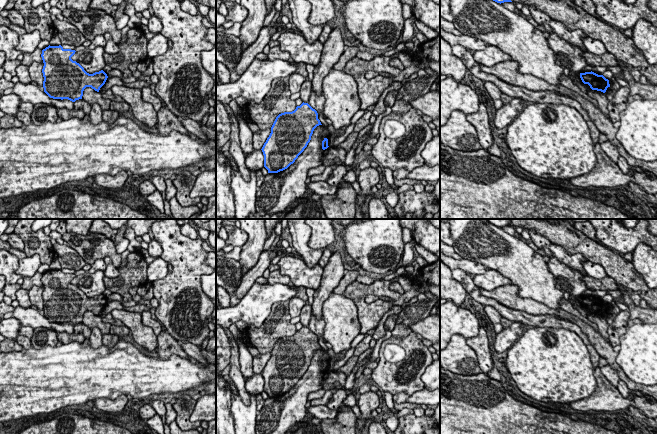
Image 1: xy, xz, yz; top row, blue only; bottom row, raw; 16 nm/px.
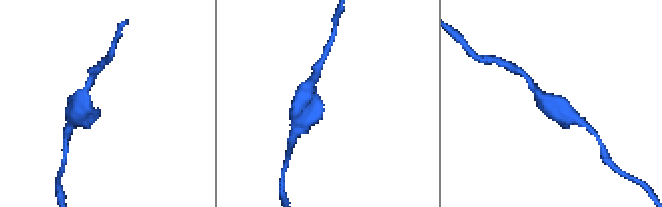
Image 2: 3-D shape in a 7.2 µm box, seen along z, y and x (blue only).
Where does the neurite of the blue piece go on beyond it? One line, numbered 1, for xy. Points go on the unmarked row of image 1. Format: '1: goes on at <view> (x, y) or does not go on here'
1: does not go on here

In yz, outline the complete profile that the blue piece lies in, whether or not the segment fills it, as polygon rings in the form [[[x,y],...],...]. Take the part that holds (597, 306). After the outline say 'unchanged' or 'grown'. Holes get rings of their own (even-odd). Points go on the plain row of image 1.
[[[594,296],[580,297],[580,302],[584,308],[588,308],[592,314],[606,316],[607,312],[610,311],[609,304],[603,299],[598,299]]]; unchanged

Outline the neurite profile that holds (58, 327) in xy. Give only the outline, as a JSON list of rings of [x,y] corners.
[[[51,322],[51,326],[56,331],[56,333],[67,332],[67,333],[74,333],[74,327],[68,323],[53,323]]]

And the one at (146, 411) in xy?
[[[143,403],[139,410],[140,418],[142,420],[148,420],[148,419],[152,418],[154,415],[156,415],[156,411],[153,409],[151,404]]]

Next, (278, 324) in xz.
[[[290,300],[274,303],[269,316],[260,327],[249,325],[245,330],[251,344],[261,354],[271,352],[279,338],[296,333],[296,326],[291,323],[289,302]]]

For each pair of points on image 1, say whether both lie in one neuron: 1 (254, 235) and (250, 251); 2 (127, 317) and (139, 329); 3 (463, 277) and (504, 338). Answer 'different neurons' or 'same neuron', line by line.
1: same neuron
2: same neuron
3: different neurons

